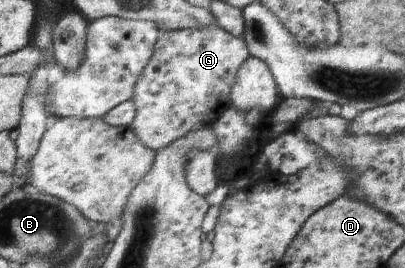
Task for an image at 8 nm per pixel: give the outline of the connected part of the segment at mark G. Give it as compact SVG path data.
M218 24L198 29L160 31L152 57L135 81L134 89L129 97L136 108L134 119L130 125L135 137L156 152L186 134L210 127L220 112L231 106L232 84L235 82L238 68L245 59L248 59L248 56L250 56L250 52L243 38L230 35Z

